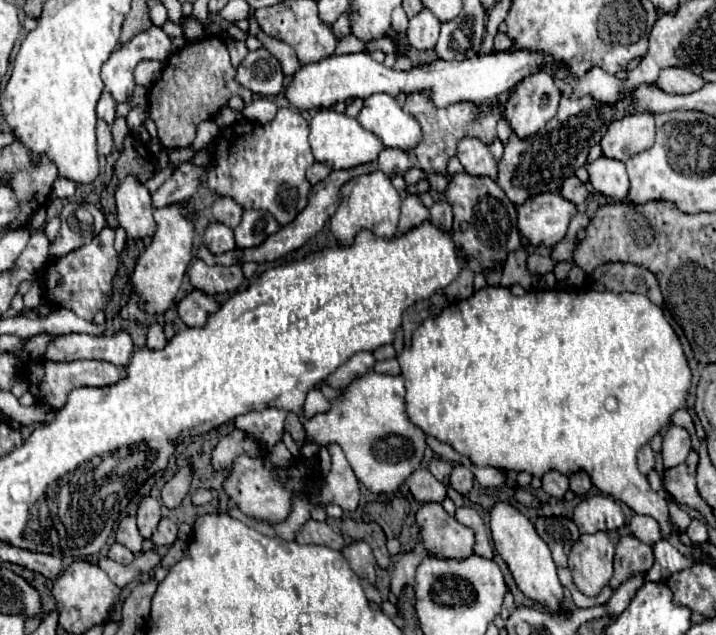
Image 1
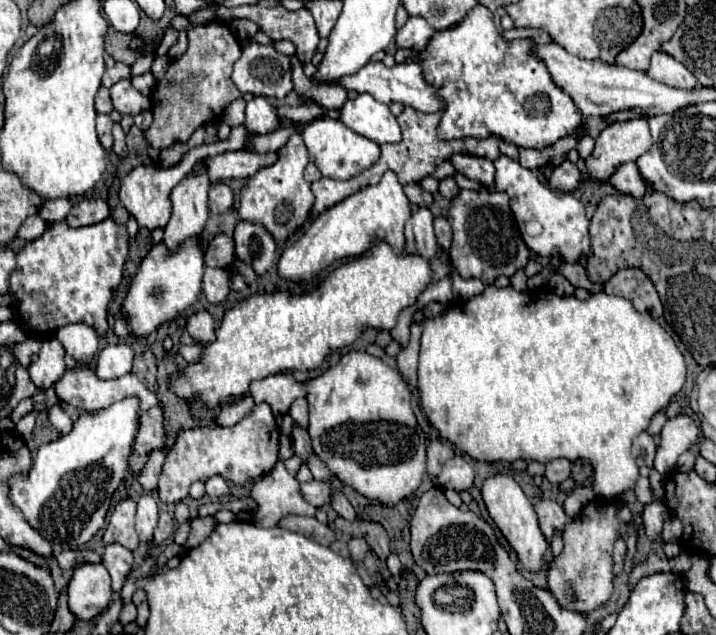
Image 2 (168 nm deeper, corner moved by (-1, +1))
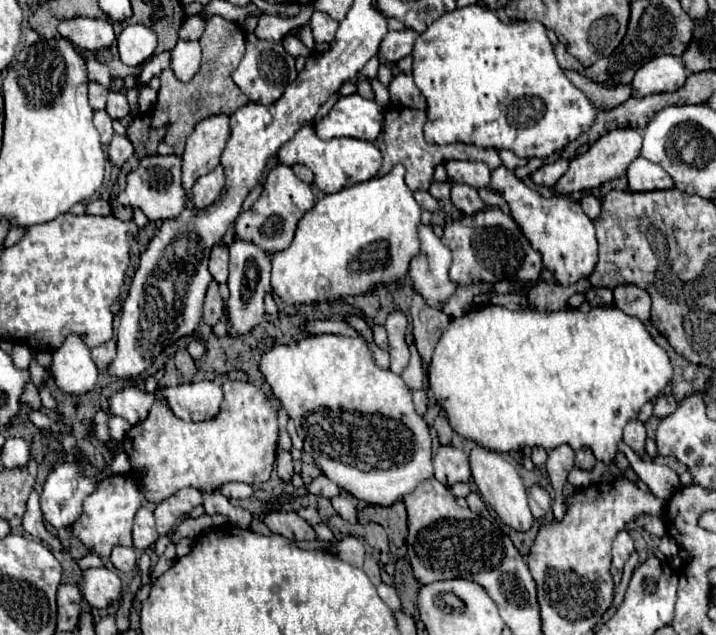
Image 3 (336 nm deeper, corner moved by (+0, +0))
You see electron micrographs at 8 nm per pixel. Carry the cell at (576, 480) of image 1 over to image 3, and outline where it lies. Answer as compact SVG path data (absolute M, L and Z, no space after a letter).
M578 449L576 451L576 467L578 469L592 469L596 465L596 457L592 453L592 449Z

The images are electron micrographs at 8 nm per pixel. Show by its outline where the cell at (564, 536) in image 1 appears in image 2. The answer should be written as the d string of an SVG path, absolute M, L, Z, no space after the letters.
M539 500L535 504L535 512L537 512L537 518L539 518L541 532L549 542L553 540L555 532L563 532L565 526L569 522L573 522L573 518L567 516L565 510L553 500Z

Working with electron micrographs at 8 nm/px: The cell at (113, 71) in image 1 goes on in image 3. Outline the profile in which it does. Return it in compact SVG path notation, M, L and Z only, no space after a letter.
M112 91L108 95L108 103L106 103L106 113L112 117L112 119L122 119L130 113L130 105L128 105L128 99L124 93L118 93L118 91Z

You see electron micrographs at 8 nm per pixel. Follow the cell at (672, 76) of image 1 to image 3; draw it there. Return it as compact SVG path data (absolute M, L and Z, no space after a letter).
M662 55L650 59L640 71L636 71L630 87L632 87L632 97L640 99L644 95L652 93L666 93L666 91L678 91L688 73L684 67L684 61L674 55Z

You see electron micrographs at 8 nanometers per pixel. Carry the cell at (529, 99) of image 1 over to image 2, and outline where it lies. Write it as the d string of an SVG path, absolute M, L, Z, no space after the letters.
M475 6L455 28L437 32L421 58L417 58L425 70L427 82L439 86L439 94L445 98L445 112L439 124L439 138L487 138L491 134L503 138L505 142L513 142L521 148L545 148L555 140L575 132L581 124L581 114L573 100L559 90L545 64L529 54L531 40L515 40L505 42L495 30L493 14L487 6Z

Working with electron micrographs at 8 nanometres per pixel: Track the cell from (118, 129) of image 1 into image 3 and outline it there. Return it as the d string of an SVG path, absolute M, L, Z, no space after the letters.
M122 135L112 137L112 141L108 145L108 157L116 167L122 167L124 161L132 157L132 153L134 153L132 143L126 137L122 137Z

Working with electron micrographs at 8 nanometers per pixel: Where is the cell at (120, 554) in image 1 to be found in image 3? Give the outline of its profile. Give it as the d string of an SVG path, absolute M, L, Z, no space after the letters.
M116 547L110 555L110 561L118 571L132 571L136 567L136 553L132 547Z

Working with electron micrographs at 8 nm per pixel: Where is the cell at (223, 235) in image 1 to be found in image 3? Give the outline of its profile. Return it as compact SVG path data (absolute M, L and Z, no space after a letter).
M216 245L210 255L210 273L222 285L228 279L228 247Z

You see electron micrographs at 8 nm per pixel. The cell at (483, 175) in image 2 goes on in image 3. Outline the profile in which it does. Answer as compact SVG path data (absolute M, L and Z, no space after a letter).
M446 161L446 171L452 183L466 183L474 189L490 185L490 169L480 161Z

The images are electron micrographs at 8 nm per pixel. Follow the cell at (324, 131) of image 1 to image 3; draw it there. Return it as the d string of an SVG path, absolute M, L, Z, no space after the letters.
M304 125L280 151L278 159L284 165L302 163L314 173L314 185L324 193L336 193L348 185L356 185L362 181L370 181L378 175L382 167L382 153L376 149L374 143L364 139L352 139L352 137L338 137L330 141L322 141L316 137L314 129L310 125Z

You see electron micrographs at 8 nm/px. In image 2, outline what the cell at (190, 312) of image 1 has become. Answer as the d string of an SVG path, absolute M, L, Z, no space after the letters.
M207 310L195 312L187 318L187 330L193 336L193 340L207 344L215 338L215 320Z

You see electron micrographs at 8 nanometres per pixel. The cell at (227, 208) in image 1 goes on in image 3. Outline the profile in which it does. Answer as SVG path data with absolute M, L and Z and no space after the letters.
M218 165L208 175L202 175L200 179L196 179L196 183L192 185L194 205L198 209L204 209L204 207L212 205L216 201L216 197L220 195L222 187L224 187L224 169Z

